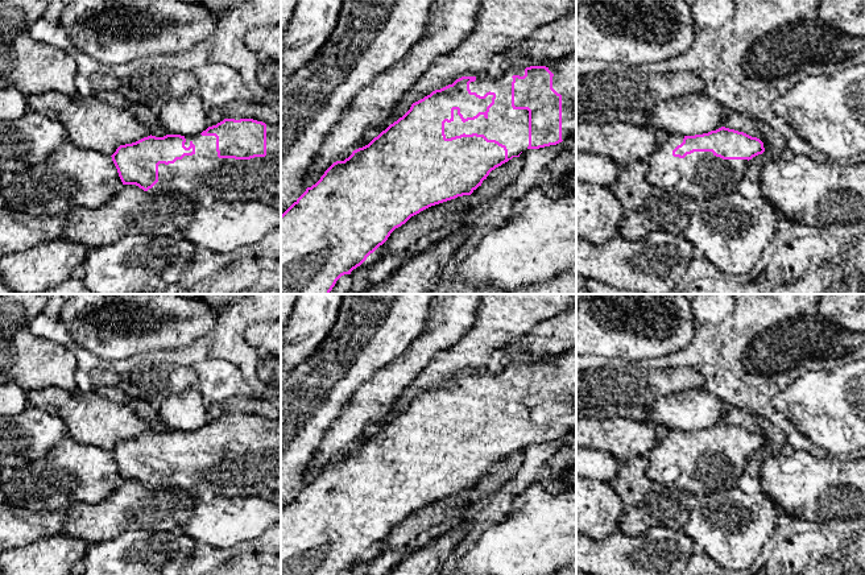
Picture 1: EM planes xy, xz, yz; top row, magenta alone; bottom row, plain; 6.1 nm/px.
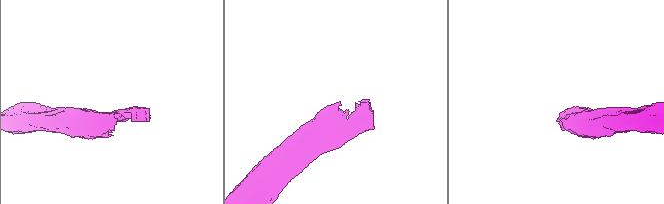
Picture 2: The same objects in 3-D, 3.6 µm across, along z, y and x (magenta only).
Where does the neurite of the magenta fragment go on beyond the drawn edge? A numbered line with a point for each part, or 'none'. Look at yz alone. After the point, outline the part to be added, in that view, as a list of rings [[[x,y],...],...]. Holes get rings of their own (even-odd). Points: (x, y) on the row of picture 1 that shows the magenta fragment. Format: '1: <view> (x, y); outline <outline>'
1: yz (700, 174); outline [[[670,135],[649,157],[647,181],[667,193],[686,195],[694,200],[737,193],[737,185],[745,178],[748,160],[723,160],[712,152],[694,152],[684,158],[674,157],[672,150],[683,142],[684,136]]]

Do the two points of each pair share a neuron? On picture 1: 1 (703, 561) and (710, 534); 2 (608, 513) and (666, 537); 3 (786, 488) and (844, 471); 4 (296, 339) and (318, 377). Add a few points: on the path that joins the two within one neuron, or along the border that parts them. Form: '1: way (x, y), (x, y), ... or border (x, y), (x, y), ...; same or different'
1: border (704, 553), (715, 561); different
2: border (619, 528), (601, 538), (590, 538); different
3: way (801, 487), (830, 485); same
4: border (326, 334), (322, 343), (294, 368); different

